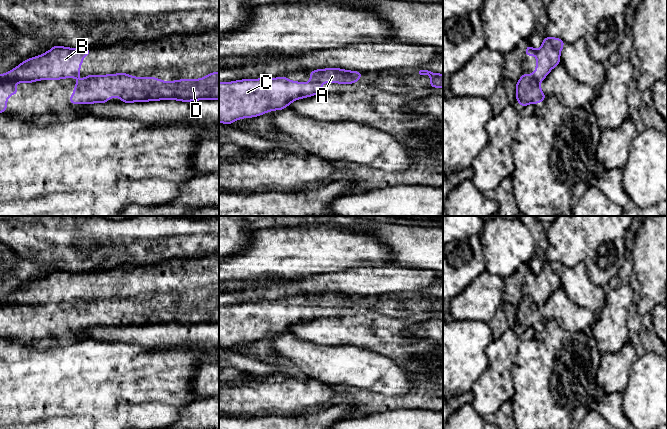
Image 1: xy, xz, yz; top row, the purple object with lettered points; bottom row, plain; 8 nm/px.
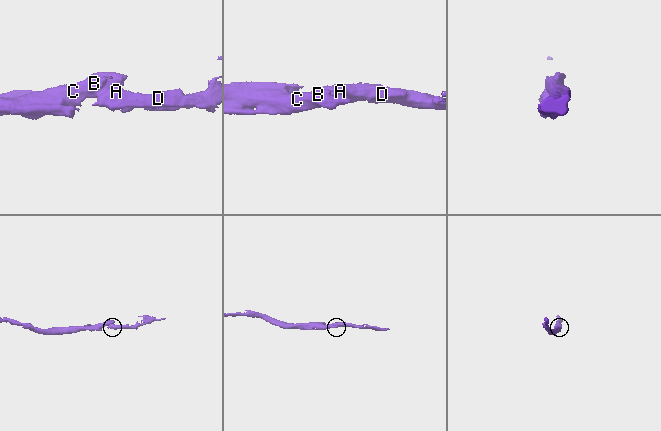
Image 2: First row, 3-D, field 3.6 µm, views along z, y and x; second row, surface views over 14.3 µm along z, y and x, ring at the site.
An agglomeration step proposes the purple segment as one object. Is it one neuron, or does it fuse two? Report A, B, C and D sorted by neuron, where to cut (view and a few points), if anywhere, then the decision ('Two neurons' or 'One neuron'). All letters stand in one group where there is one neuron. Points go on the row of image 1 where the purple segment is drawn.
Groups: A B C D. No split. One neuron

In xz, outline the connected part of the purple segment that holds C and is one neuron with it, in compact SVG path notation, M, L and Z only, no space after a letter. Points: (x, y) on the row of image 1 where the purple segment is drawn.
M340 68L312 70L310 83L291 81L285 76L279 78L243 79L219 83L219 122L230 125L242 118L252 118L274 110L283 110L295 100L322 93L322 83L353 84L364 73Z

